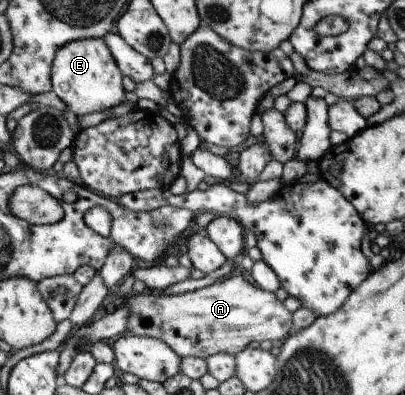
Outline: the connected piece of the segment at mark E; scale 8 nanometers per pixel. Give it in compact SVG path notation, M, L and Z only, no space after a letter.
M105 38L78 40L58 50L51 80L55 95L66 105L67 111L80 117L118 107L126 99L124 75Z

